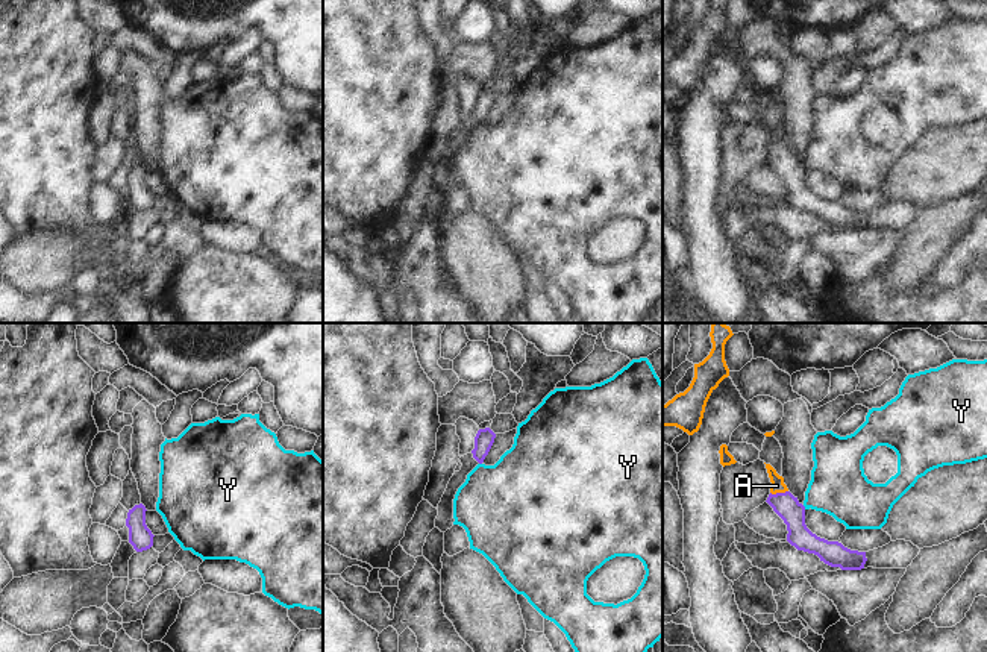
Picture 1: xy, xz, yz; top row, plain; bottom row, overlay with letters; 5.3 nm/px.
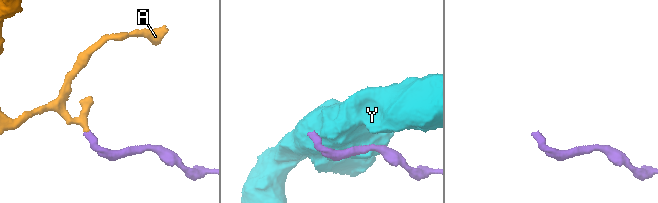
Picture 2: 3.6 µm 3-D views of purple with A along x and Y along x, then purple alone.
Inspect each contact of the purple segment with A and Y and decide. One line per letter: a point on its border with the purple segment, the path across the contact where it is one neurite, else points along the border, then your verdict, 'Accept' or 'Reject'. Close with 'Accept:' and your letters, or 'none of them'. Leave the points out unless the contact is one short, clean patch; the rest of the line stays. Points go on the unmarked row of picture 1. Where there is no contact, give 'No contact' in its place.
A: Touches purple at yz (778, 153). Path across: yz (786, 166), (778, 153), (777, 146). Accept
Y: Touches purple at yz (804, 167). Boundary: yz (802, 166), (805, 169). Reject
Accept: A.

